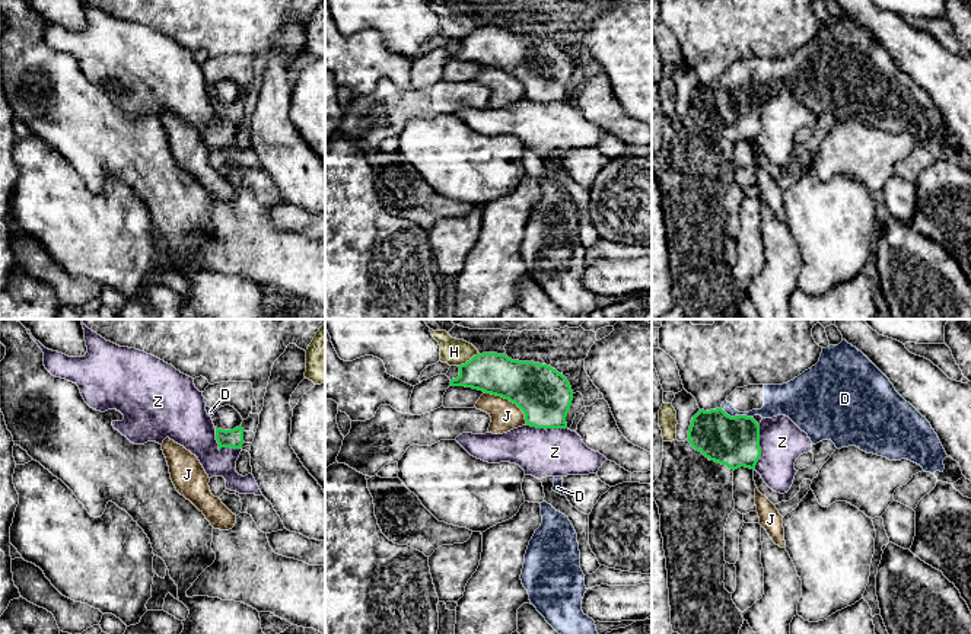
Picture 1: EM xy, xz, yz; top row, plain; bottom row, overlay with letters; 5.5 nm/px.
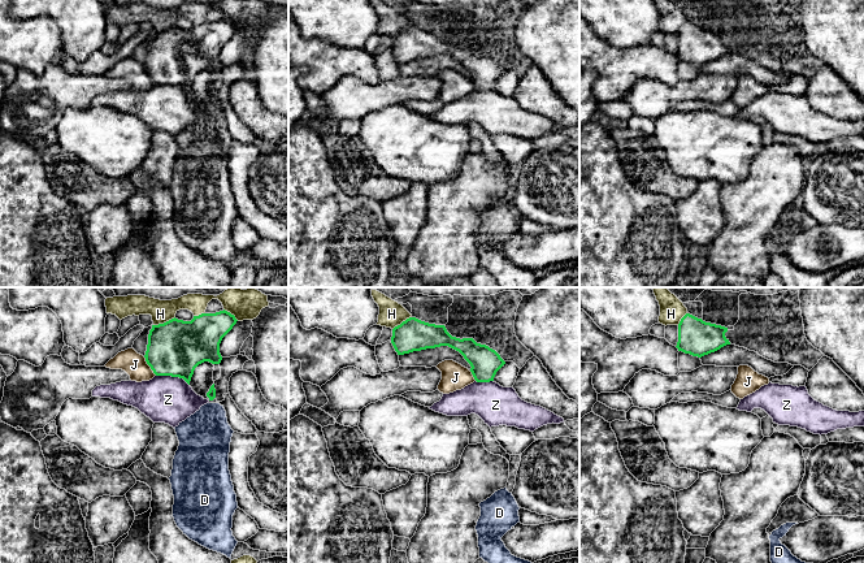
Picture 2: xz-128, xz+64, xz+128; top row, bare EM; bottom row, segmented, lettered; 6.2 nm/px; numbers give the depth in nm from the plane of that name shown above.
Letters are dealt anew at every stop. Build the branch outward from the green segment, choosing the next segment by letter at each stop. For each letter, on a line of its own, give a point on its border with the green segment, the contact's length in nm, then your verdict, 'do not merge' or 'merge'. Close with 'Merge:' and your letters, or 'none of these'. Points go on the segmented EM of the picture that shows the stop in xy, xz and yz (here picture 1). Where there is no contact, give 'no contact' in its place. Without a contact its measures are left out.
D: yz (736, 416) | 180 nm | merge
H: xz (470, 360) | 140 nm | do not merge
J: xz (511, 401) | 300 nm | do not merge
Z: xy (220, 448) | 190 nm | do not merge
Merge: D

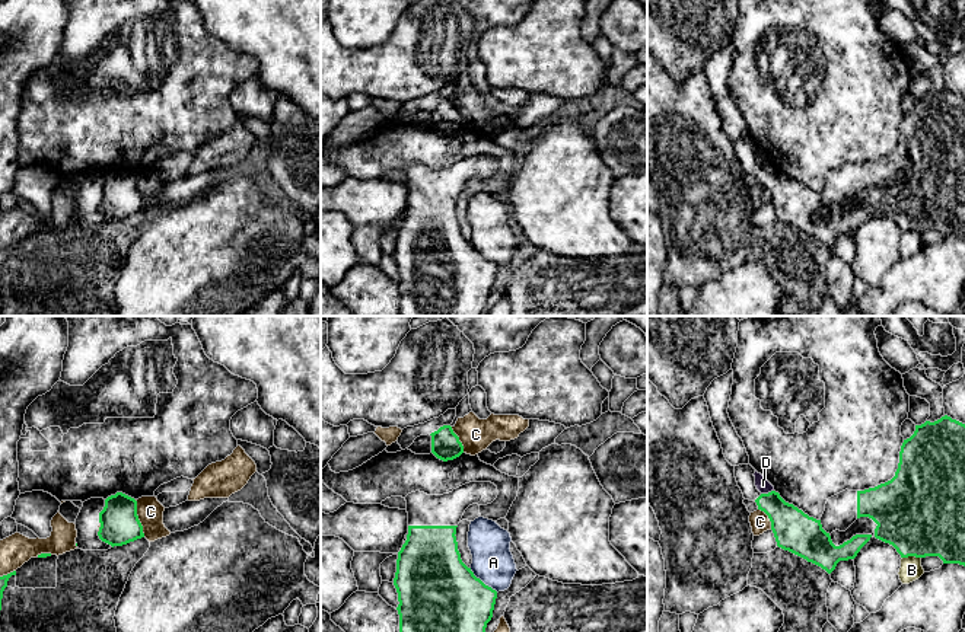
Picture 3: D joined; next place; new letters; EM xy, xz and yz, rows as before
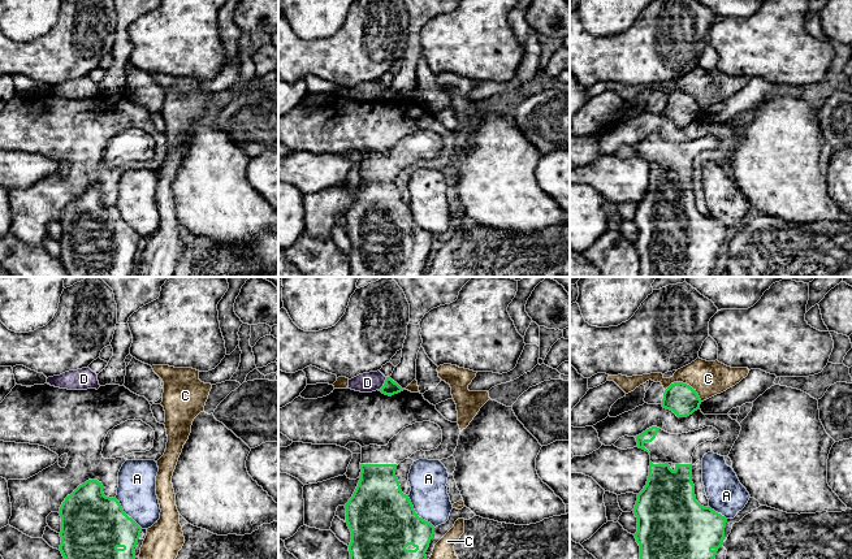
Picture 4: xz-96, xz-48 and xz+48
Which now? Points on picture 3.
A: xz (481, 581) | 200 nm | do not merge
B: yz (911, 555) | 100 nm | do not merge
C: xy (137, 519) | 220 nm | do not merge
D: yz (768, 492) | 80 nm | do not merge
Merge: none of these

